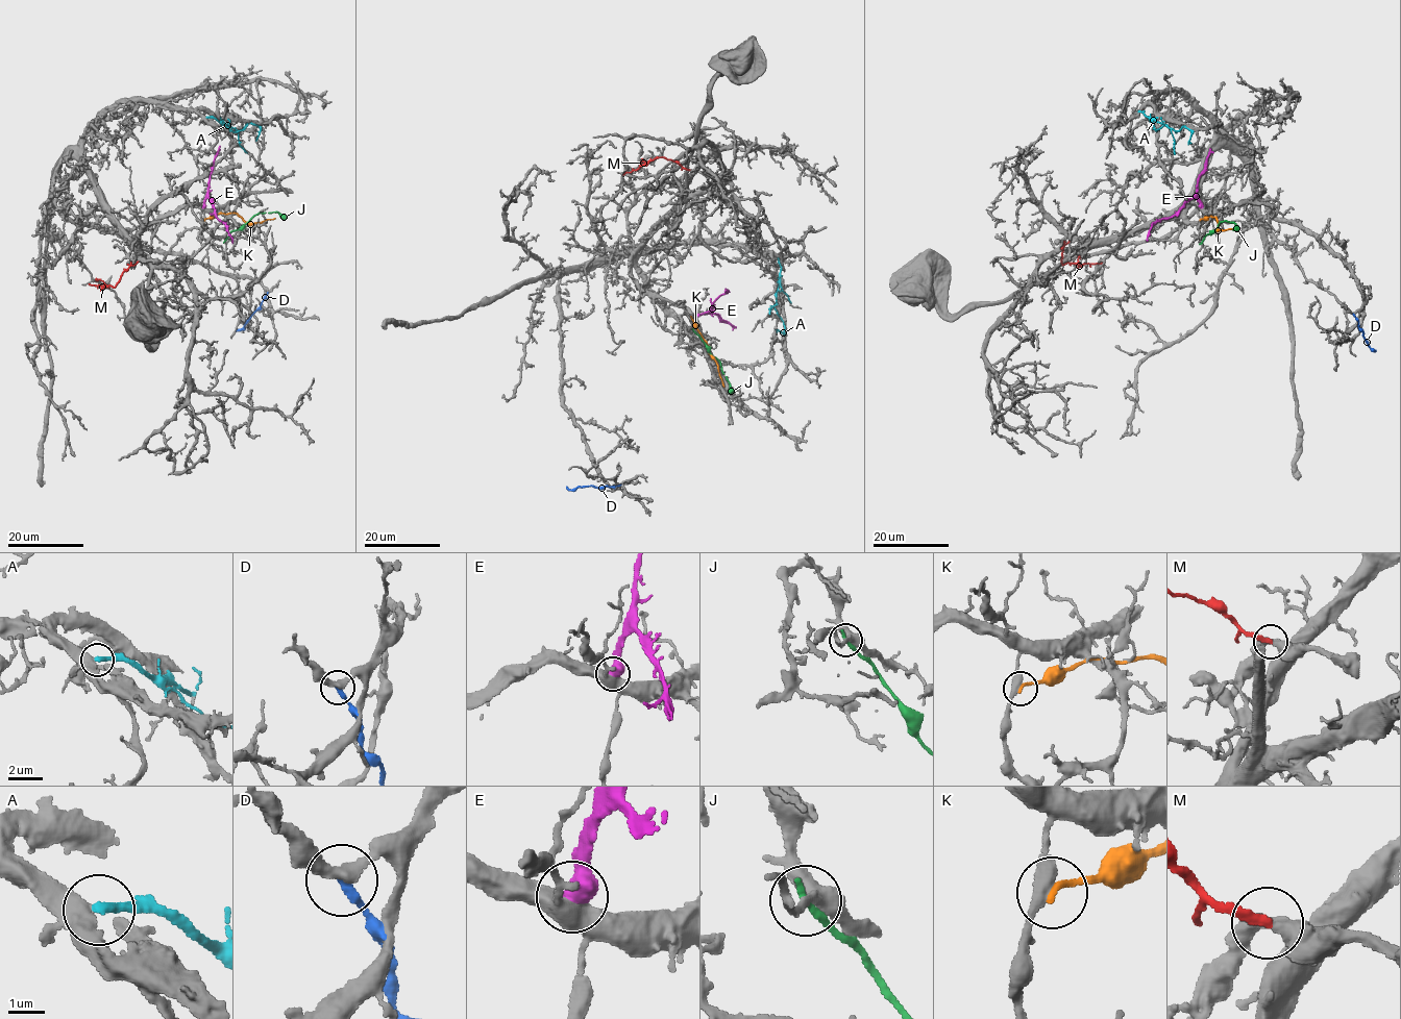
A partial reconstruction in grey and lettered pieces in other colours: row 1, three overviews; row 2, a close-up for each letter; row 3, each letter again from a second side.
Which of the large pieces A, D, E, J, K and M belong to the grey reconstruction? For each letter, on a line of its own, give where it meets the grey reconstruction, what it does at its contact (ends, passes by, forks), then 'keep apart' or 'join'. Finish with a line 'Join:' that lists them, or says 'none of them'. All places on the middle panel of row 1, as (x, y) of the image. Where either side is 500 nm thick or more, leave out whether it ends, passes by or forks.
A: (778, 258) | it ends | keep apart
D: (620, 485) | it ends | keep apart
E: (695, 316) | keep apart
J: (693, 330) | it ends | keep apart
K: (690, 317) | it ends | keep apart
M: (689, 170) | it ends | join
Join: M

